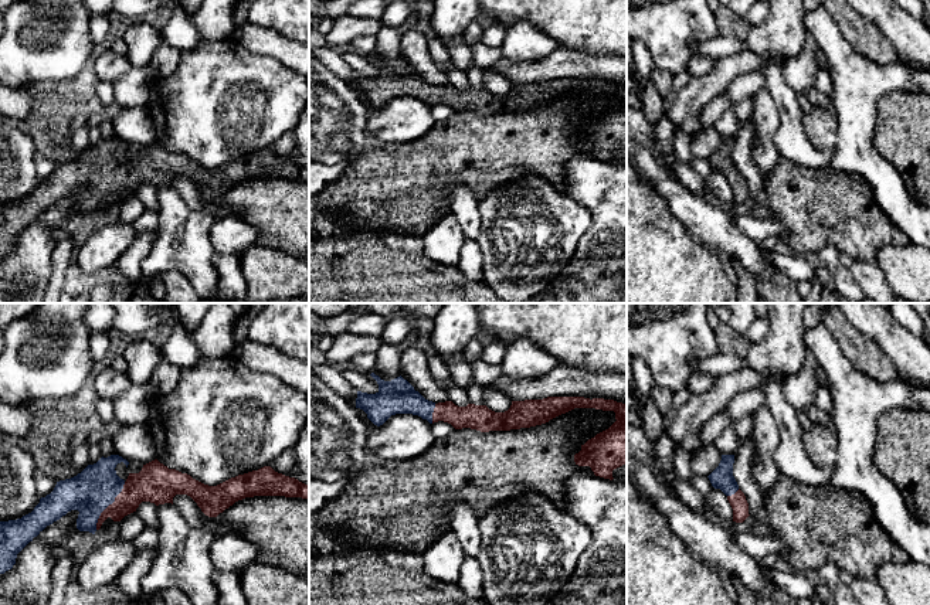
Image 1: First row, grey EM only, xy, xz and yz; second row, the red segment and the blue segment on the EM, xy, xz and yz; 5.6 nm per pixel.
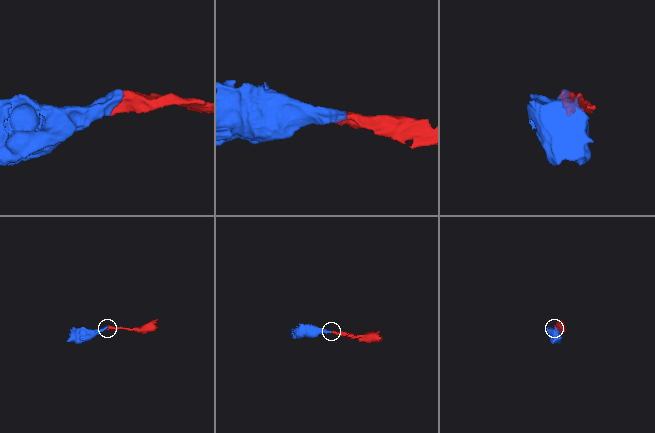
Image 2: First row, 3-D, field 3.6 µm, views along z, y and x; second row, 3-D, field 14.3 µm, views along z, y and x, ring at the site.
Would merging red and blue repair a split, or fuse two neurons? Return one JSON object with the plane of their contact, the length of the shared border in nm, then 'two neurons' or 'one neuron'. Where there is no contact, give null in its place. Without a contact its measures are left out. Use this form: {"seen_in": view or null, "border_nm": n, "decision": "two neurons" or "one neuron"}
{"seen_in": "xy", "border_nm": 320, "decision": "one neuron"}

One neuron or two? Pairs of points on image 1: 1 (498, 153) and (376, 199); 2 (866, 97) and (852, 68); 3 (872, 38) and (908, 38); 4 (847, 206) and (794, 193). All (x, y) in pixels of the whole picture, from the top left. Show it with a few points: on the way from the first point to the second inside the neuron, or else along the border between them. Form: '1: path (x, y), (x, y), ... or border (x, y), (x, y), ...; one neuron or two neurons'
1: path (468, 153), (448, 153), (406, 184); one neuron
2: path (859, 89), (852, 75); one neuron
3: border (865, 16), (889, 40), (898, 58); two neurons
4: path (834, 206), (815, 206), (807, 201); one neuron

